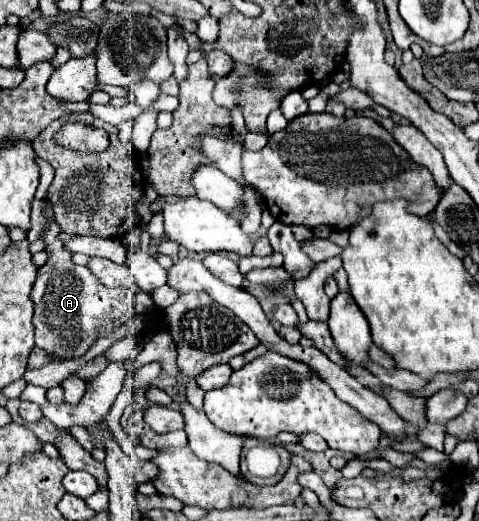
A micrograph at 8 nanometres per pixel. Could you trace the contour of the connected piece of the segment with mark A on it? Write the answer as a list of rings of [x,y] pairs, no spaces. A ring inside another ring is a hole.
[[[45,197],[43,215],[47,217],[47,227],[41,231],[39,239],[45,243],[49,259],[43,267],[37,269],[37,281],[33,285],[33,327],[35,327],[35,345],[53,353],[55,361],[81,359],[97,339],[97,331],[107,323],[125,323],[125,319],[135,315],[135,301],[129,303],[129,293],[125,289],[109,289],[93,277],[85,265],[75,265],[71,251],[65,249],[59,239],[59,225],[53,221],[51,203]]]

